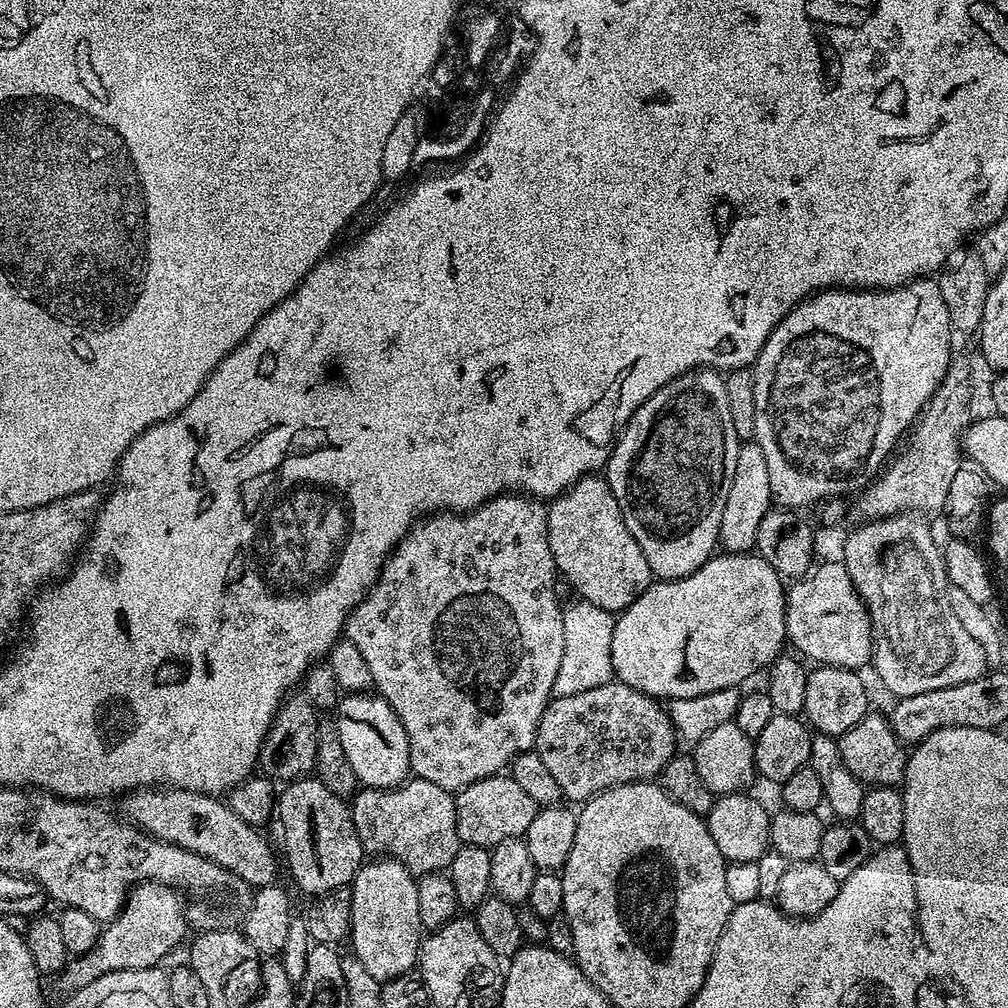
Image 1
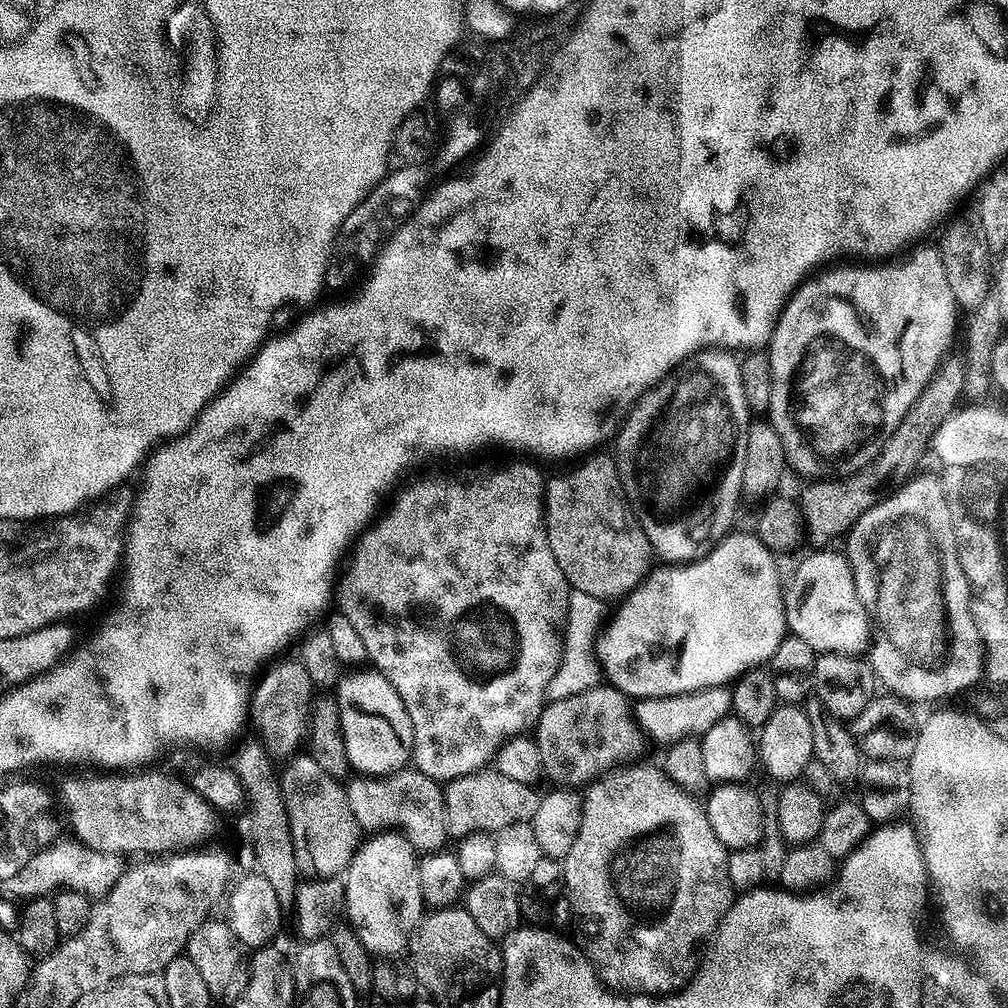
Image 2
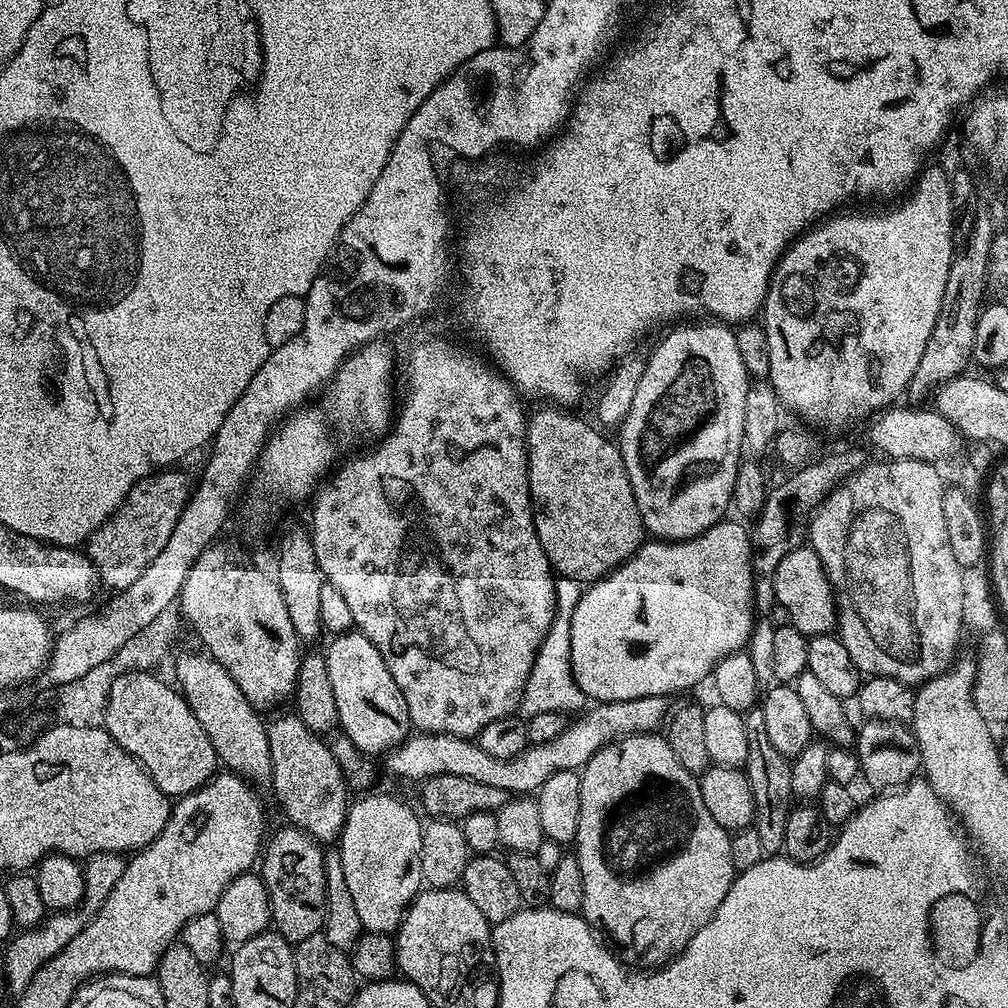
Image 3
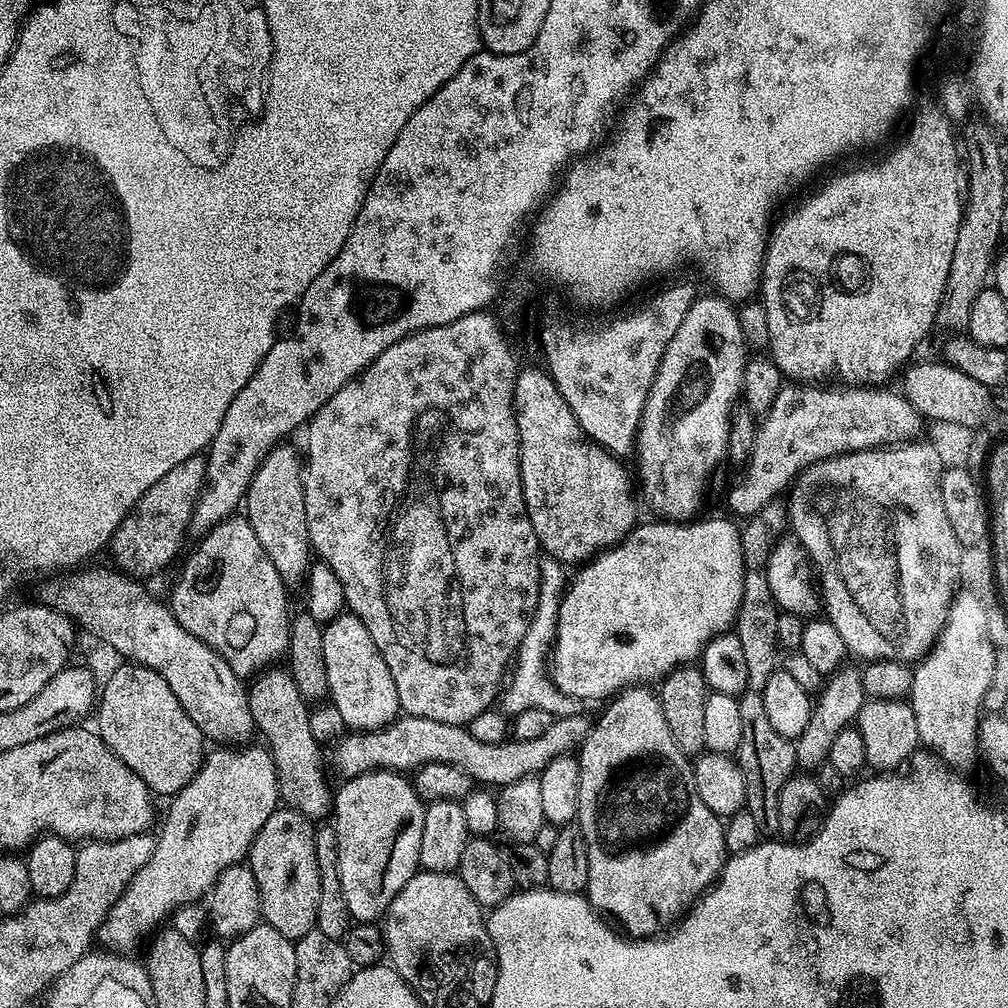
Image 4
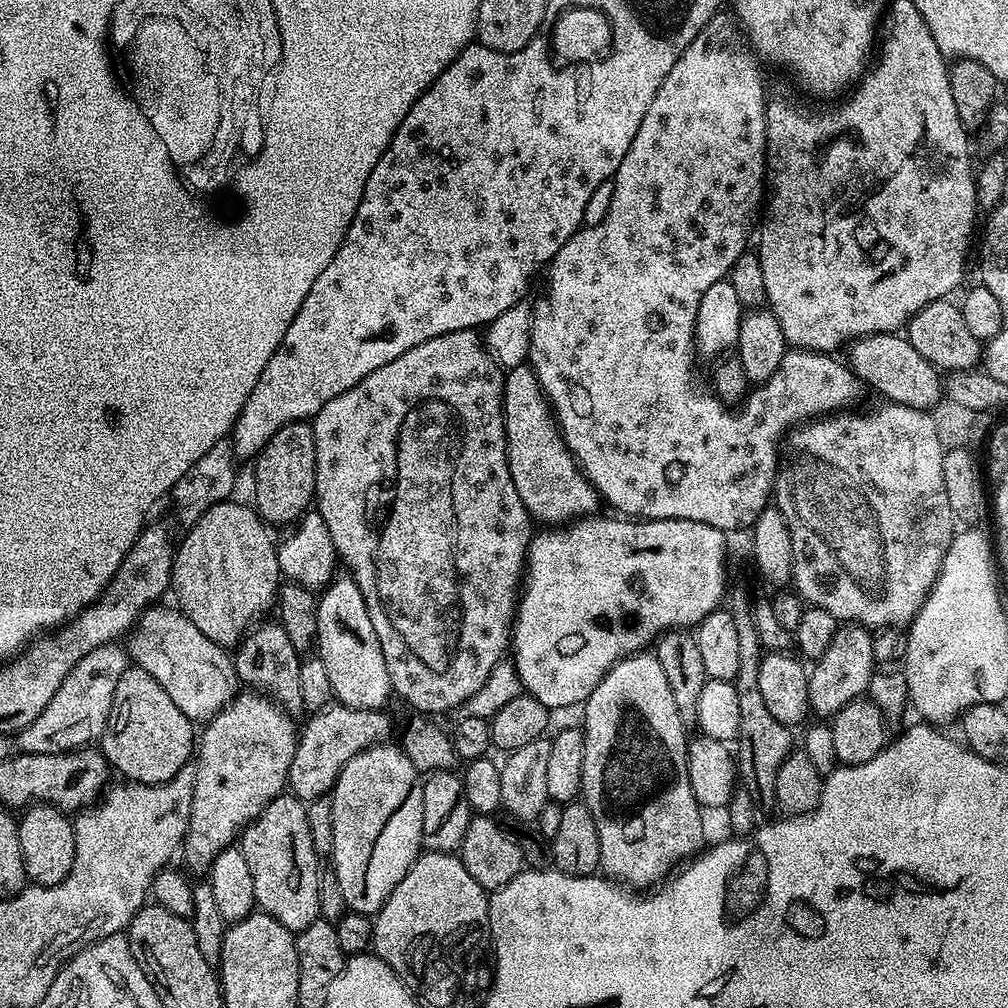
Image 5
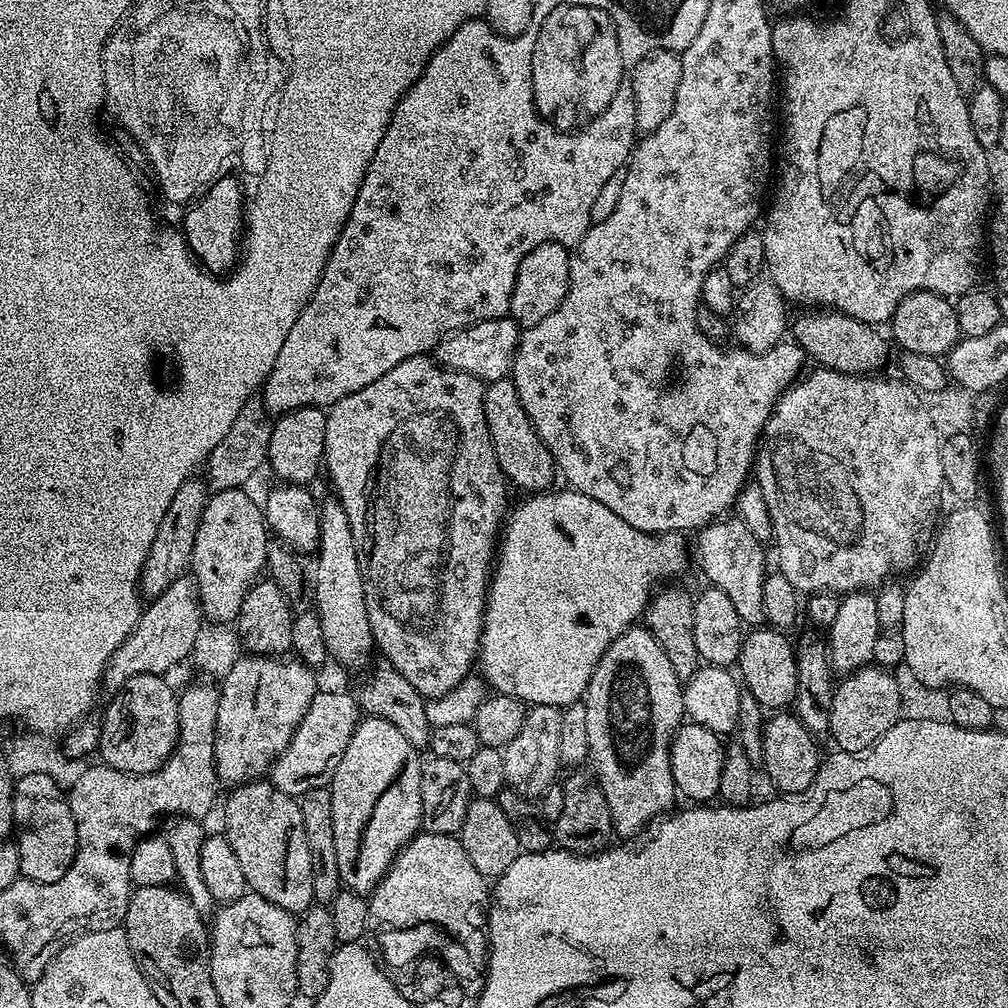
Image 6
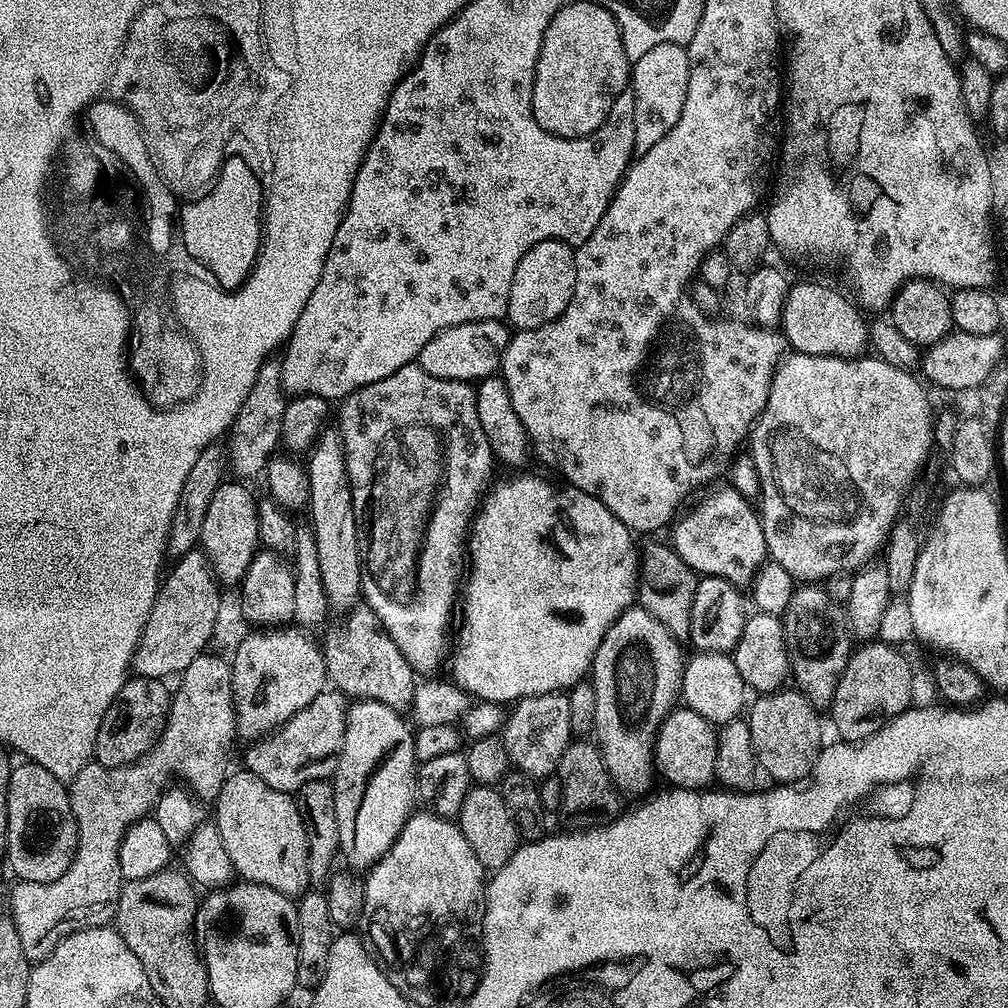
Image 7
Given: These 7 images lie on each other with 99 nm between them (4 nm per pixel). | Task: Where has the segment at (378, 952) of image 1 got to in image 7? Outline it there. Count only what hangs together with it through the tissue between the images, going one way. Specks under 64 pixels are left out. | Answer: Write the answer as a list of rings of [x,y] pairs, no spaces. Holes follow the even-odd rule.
[[[358,700],[349,703],[344,719],[342,754],[332,780],[334,790],[334,814],[338,814],[338,838],[342,858],[352,870],[367,870],[388,852],[402,826],[408,821],[417,803],[416,773],[418,761],[414,754],[414,728],[399,711],[382,702]]]

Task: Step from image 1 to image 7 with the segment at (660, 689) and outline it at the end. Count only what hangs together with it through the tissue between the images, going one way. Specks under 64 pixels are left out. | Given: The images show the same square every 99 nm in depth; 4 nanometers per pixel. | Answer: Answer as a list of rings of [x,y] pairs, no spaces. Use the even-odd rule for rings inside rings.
[[[512,476],[509,480],[498,480],[484,492],[470,521],[470,531],[466,536],[466,556],[470,563],[467,565],[466,579],[462,584],[464,621],[460,624],[460,637],[456,640],[456,649],[453,652],[451,649],[450,660],[452,656],[451,679],[461,691],[477,701],[488,700],[492,704],[508,706],[515,701],[526,699],[527,696],[564,692],[591,673],[594,654],[598,646],[602,646],[606,630],[610,630],[616,619],[626,609],[633,607],[637,599],[638,544],[632,541],[635,540],[632,531],[622,522],[618,522],[618,518],[614,518],[614,514],[610,514],[610,510],[606,510],[606,506],[602,506],[602,502],[596,496],[571,486],[559,488],[540,476]]]

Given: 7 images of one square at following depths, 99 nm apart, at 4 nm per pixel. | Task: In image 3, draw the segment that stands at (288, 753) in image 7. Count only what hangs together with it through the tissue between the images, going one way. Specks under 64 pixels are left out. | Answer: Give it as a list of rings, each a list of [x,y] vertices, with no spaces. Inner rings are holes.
[[[643,696],[633,700],[610,700],[589,707],[576,720],[569,723],[550,742],[532,744],[518,753],[514,758],[494,758],[480,748],[479,743],[463,736],[440,736],[436,732],[420,732],[409,735],[397,748],[387,753],[388,768],[396,776],[405,776],[408,780],[423,782],[432,776],[454,774],[470,782],[482,782],[482,786],[498,786],[509,794],[535,794],[539,792],[542,782],[550,774],[562,770],[583,769],[584,765],[598,754],[600,748],[624,740],[627,736],[638,736],[641,732],[655,733],[656,728],[665,723],[669,715],[669,701],[662,696]]]

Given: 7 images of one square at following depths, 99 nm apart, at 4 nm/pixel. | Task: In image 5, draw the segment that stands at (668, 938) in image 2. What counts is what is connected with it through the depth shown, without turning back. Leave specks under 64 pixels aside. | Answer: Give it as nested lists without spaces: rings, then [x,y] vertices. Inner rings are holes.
[[[645,650],[637,652],[635,656],[627,656],[624,660],[619,660],[598,682],[598,686],[594,686],[594,690],[582,705],[582,711],[584,711],[582,727],[586,742],[586,754],[582,762],[582,803],[590,810],[590,814],[594,818],[594,826],[598,826],[600,868],[605,877],[623,882],[633,889],[651,889],[653,886],[659,885],[681,862],[697,855],[706,844],[704,820],[700,817],[702,809],[700,803],[694,798],[694,790],[690,790],[690,778],[686,774],[690,736],[689,733],[684,733],[687,732],[686,726],[678,714],[678,706],[674,706],[674,694],[670,694],[670,682],[666,682],[666,674],[662,671],[658,658],[651,651]]]

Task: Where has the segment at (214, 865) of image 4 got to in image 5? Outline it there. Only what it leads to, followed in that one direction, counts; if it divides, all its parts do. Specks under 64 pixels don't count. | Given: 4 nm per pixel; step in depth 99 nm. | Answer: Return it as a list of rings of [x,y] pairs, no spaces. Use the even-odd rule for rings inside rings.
[[[244,690],[203,725],[204,733],[201,736],[199,733],[198,755],[194,760],[194,802],[190,810],[188,834],[182,845],[182,856],[188,859],[190,867],[207,869],[212,859],[222,849],[233,847],[248,823],[255,820],[274,797],[285,791],[298,739],[298,728],[292,725],[292,720],[293,717],[275,700],[255,690]]]

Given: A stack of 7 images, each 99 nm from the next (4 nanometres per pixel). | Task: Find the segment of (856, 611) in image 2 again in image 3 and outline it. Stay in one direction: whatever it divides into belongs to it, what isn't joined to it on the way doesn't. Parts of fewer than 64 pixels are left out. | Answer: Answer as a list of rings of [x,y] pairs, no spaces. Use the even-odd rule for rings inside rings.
[[[801,546],[786,554],[786,558],[778,562],[772,581],[776,603],[781,609],[784,607],[788,615],[785,616],[787,623],[793,624],[803,636],[823,636],[837,627],[836,593],[832,591],[832,583],[828,581],[822,562],[811,546]]]

